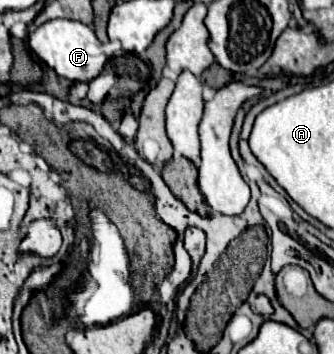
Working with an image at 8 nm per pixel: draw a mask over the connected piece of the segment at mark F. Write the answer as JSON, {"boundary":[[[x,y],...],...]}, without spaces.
{"boundary":[[[53,19],[41,27],[35,27],[31,23],[29,25],[29,47],[45,65],[55,69],[57,75],[61,75],[69,81],[91,81],[93,77],[97,77],[103,71],[103,67],[107,63],[107,55],[103,53],[93,27],[89,27],[81,21]]]}

